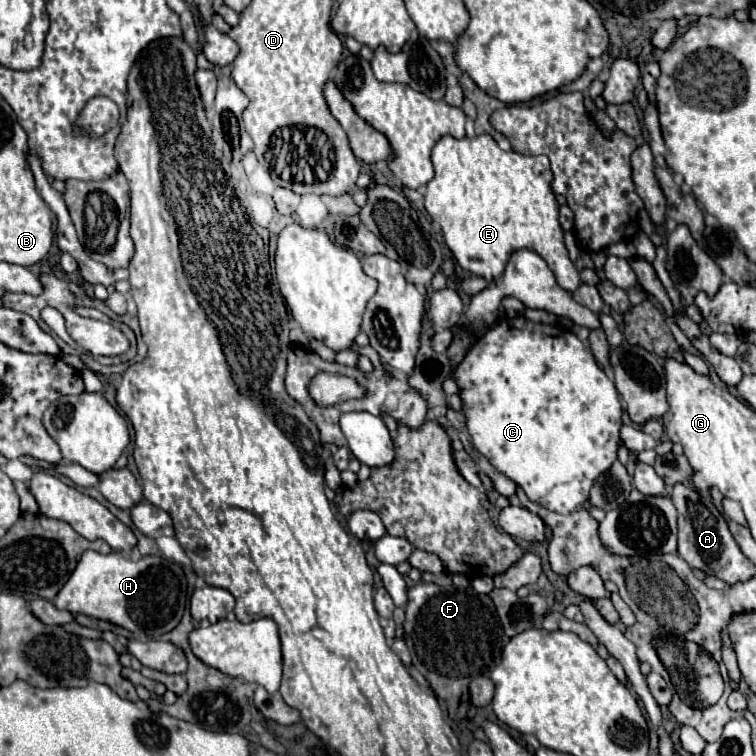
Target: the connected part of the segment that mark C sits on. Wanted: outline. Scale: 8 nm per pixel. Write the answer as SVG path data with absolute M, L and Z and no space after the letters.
M516 317L516 319L500 319L492 329L488 329L470 349L470 353L466 355L466 359L458 365L456 369L456 381L462 387L462 413L466 415L466 427L468 433L472 437L474 447L478 449L478 453L486 455L488 461L506 477L510 477L514 483L518 483L530 501L540 503L542 507L556 511L556 513L572 513L574 509L582 507L588 503L588 493L592 483L610 469L610 465L616 459L616 449L620 445L620 427L622 427L622 407L620 407L620 397L618 391L614 387L614 381L610 381L606 377L606 373L596 365L596 359L592 355L592 351L570 331L558 329L554 325L540 325L540 323L532 323L524 317Z

